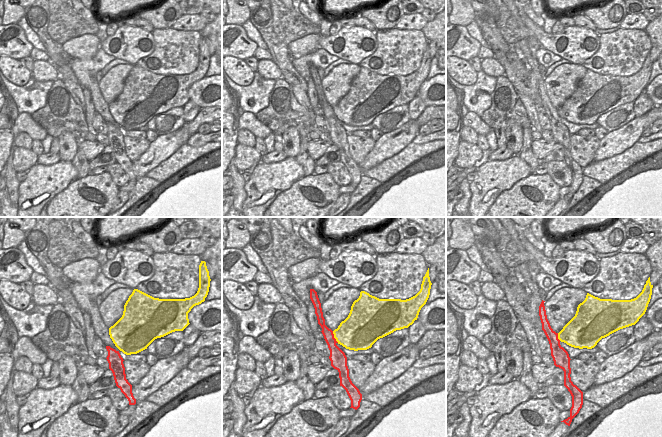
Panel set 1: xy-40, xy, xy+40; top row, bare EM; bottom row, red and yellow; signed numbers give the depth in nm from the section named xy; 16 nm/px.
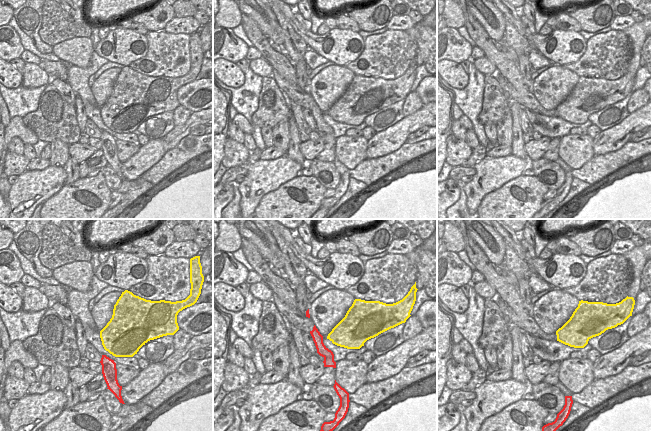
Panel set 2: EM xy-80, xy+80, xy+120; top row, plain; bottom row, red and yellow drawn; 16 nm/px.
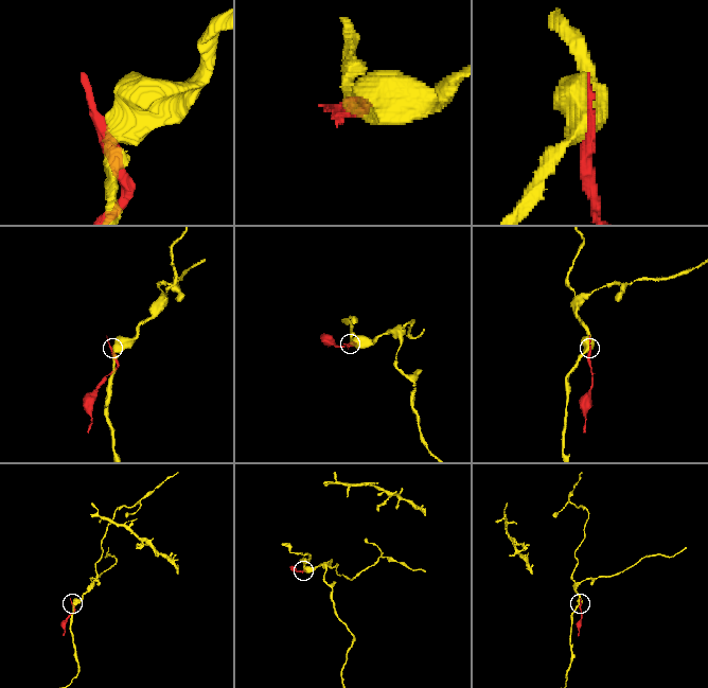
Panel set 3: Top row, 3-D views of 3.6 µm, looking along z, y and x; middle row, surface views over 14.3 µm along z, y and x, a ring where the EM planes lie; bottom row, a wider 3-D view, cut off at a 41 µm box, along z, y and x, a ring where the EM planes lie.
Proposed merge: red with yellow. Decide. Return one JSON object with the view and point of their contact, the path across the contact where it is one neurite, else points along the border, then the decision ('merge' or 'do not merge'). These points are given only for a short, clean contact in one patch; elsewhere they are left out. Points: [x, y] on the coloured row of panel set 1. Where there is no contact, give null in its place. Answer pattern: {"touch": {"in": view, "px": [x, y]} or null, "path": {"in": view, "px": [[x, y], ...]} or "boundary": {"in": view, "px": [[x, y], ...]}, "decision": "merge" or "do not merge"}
{"touch": {"in": "xy", "px": [333, 337]}, "boundary": {"in": "xy", "px": [[332, 331], [333, 337], [338, 342]]}, "decision": "do not merge"}

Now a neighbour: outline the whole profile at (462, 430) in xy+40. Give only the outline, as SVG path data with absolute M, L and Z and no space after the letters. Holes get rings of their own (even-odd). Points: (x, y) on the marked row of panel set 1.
M466 402L463 403L459 408L459 412L463 416L463 420L454 431L454 434L457 437L469 437L469 426L472 420L471 415L469 413L469 408L470 406Z

